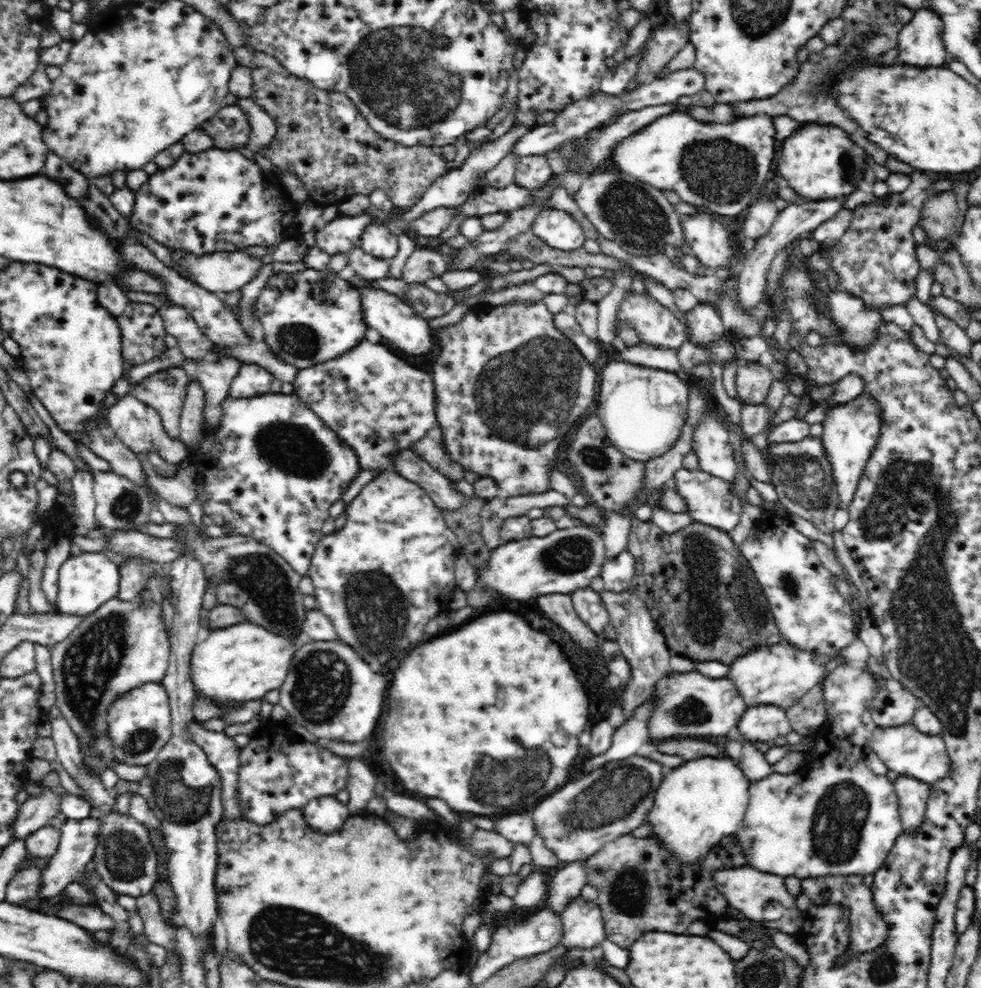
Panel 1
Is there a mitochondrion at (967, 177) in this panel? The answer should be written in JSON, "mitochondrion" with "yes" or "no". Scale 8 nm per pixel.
{"mitochondrion":"no"}

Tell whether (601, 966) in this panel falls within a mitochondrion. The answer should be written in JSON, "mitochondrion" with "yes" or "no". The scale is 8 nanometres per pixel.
{"mitochondrion":"no"}

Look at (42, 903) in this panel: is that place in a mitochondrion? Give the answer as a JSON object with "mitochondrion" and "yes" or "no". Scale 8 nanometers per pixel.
{"mitochondrion":"no"}

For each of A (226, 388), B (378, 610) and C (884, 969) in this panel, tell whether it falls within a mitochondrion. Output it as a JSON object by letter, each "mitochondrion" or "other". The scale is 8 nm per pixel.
{"A":"other","B":"mitochondrion","C":"mitochondrion"}

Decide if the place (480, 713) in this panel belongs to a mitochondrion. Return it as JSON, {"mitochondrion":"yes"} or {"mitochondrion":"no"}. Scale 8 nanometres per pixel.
{"mitochondrion":"no"}

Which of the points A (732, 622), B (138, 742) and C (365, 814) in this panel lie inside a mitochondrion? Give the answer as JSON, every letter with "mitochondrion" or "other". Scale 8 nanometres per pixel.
{"A":"other","B":"mitochondrion","C":"other"}

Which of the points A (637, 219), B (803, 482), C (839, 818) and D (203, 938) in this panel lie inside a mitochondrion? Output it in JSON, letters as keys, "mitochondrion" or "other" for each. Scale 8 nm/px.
{"A":"mitochondrion","B":"mitochondrion","C":"mitochondrion","D":"other"}

